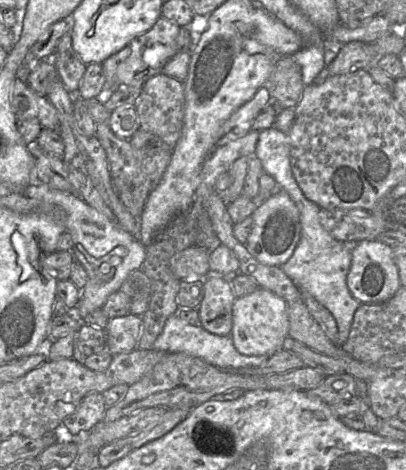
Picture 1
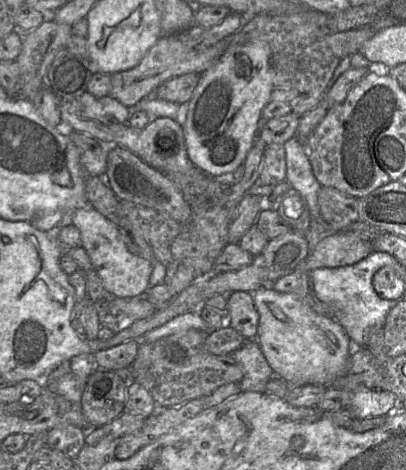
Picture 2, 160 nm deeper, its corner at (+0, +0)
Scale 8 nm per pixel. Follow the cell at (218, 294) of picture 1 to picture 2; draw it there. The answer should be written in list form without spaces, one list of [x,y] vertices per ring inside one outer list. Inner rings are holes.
[[[233,291],[226,296],[228,320],[226,325],[235,329],[246,339],[255,339],[259,313],[249,292]]]

